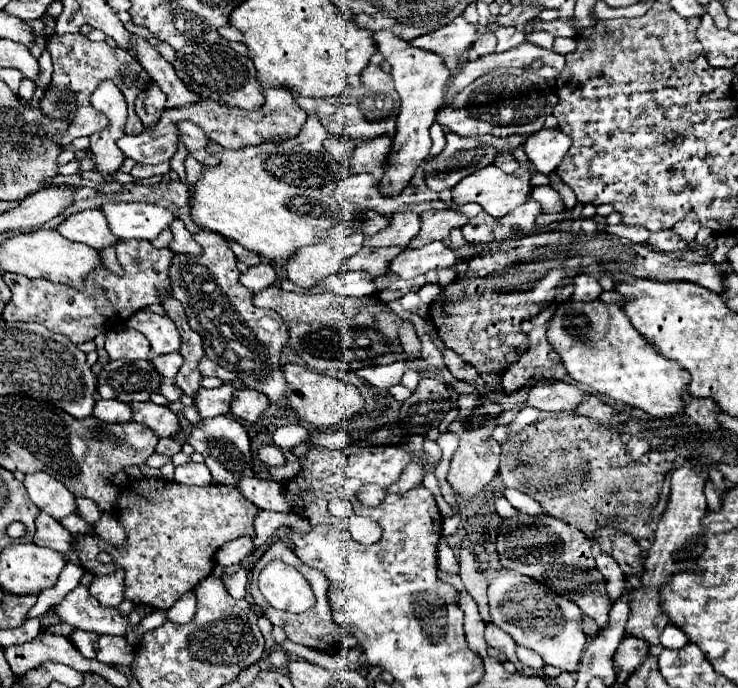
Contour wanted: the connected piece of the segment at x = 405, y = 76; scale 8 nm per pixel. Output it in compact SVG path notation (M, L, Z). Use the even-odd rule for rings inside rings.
M388 30L374 32L374 44L378 52L384 56L384 60L388 60L392 66L396 92L400 94L400 100L402 100L400 114L396 118L396 132L392 138L392 148L390 148L390 154L384 166L386 168L384 178L378 184L378 190L382 196L396 196L408 186L408 182L416 174L416 168L430 154L432 140L430 140L428 128L434 124L436 112L444 104L444 94L450 84L452 72L444 66L438 54L422 50L422 48L414 48L410 42L394 36Z

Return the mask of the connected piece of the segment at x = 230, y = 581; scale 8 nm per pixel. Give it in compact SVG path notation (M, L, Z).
M238 570L236 574L224 578L224 586L226 586L228 594L234 596L236 600L244 598L244 594L246 594L246 582L248 582L248 572L246 570Z

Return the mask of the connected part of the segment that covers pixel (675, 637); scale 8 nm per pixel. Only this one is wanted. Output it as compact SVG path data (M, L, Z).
M668 624L668 626L664 628L662 636L660 636L660 642L662 642L664 648L678 650L678 648L682 648L682 646L688 644L688 636L686 636L680 628L676 628L674 624Z

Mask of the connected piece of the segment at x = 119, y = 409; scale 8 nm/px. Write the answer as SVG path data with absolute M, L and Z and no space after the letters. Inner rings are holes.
M98 400L96 408L92 410L92 416L114 424L114 422L130 422L132 420L132 410L128 404L118 402L118 400Z

